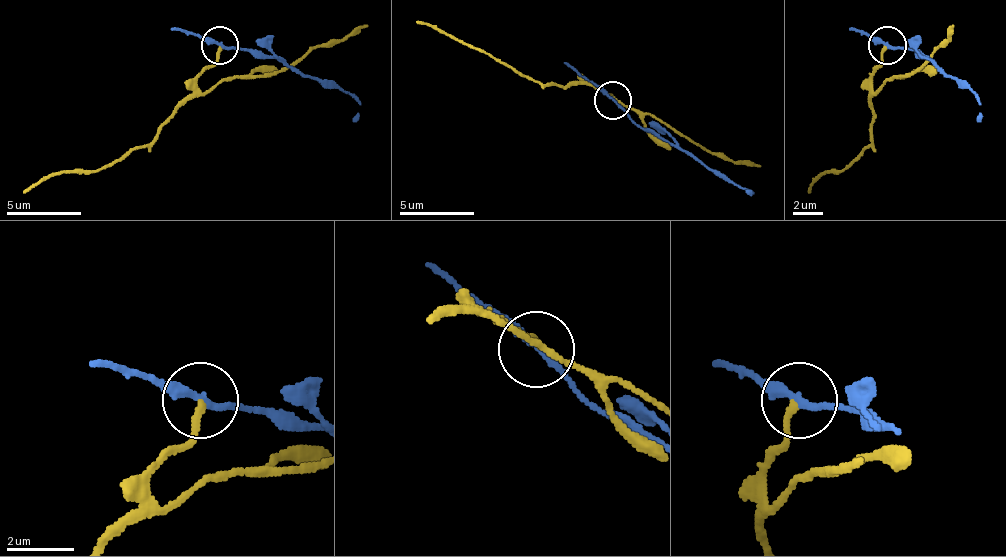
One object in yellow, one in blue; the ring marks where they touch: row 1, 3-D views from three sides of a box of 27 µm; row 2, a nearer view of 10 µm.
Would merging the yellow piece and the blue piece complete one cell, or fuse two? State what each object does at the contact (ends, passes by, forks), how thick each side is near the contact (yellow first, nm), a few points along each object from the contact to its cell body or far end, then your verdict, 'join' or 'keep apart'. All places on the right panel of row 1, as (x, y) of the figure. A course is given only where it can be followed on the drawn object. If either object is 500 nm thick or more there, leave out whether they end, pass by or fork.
yellow ends there; blue passes by; 190 nm thick on the yellow side, 200 nm on the other; yellow runs (886, 44), (871, 78), (871, 141), (841, 171), (826, 171), (807, 194); blue runs (886, 44), (927, 59), (942, 74), (961, 81), (980, 104), (976, 123); keep apart

